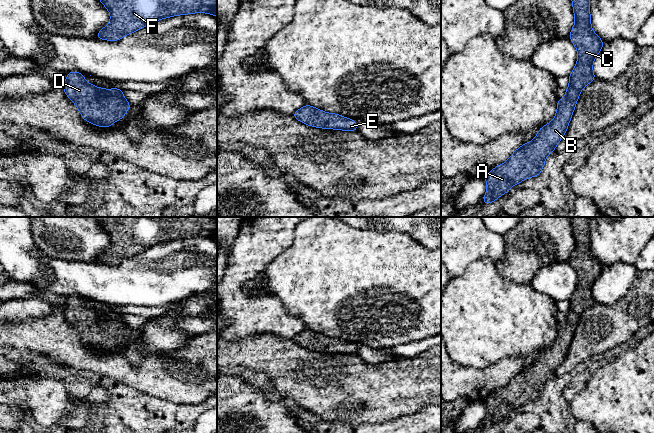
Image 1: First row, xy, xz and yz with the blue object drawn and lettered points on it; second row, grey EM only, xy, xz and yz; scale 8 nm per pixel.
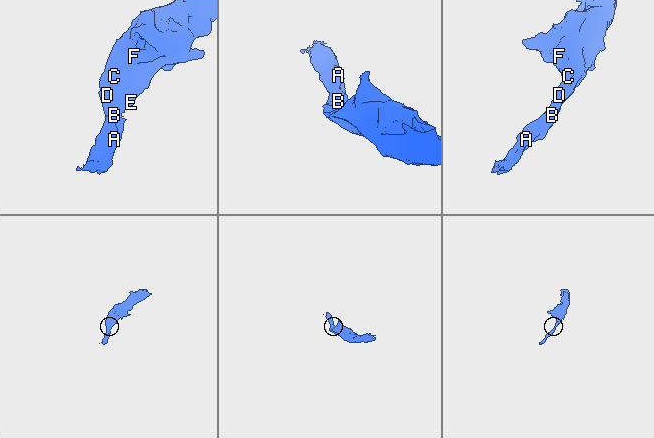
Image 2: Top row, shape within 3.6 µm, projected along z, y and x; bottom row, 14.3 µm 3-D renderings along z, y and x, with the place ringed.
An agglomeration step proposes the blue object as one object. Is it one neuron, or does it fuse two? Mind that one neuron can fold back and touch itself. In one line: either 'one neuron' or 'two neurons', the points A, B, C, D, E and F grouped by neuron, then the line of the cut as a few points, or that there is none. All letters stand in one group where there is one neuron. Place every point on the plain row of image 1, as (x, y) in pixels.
one neuron; groups A B C D E F; cut none

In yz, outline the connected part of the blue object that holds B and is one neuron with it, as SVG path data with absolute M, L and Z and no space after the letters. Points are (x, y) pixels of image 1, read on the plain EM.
M571 217L571 223L575 248L569 262L577 273L578 284L569 299L565 321L557 326L555 342L540 352L532 365L520 370L505 387L484 401L487 408L484 428L492 427L512 410L541 397L546 381L555 375L566 357L582 313L596 302L592 291L604 267L591 253L589 217Z

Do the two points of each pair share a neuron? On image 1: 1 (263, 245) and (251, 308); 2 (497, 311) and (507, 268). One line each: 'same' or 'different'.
1: same
2: different

